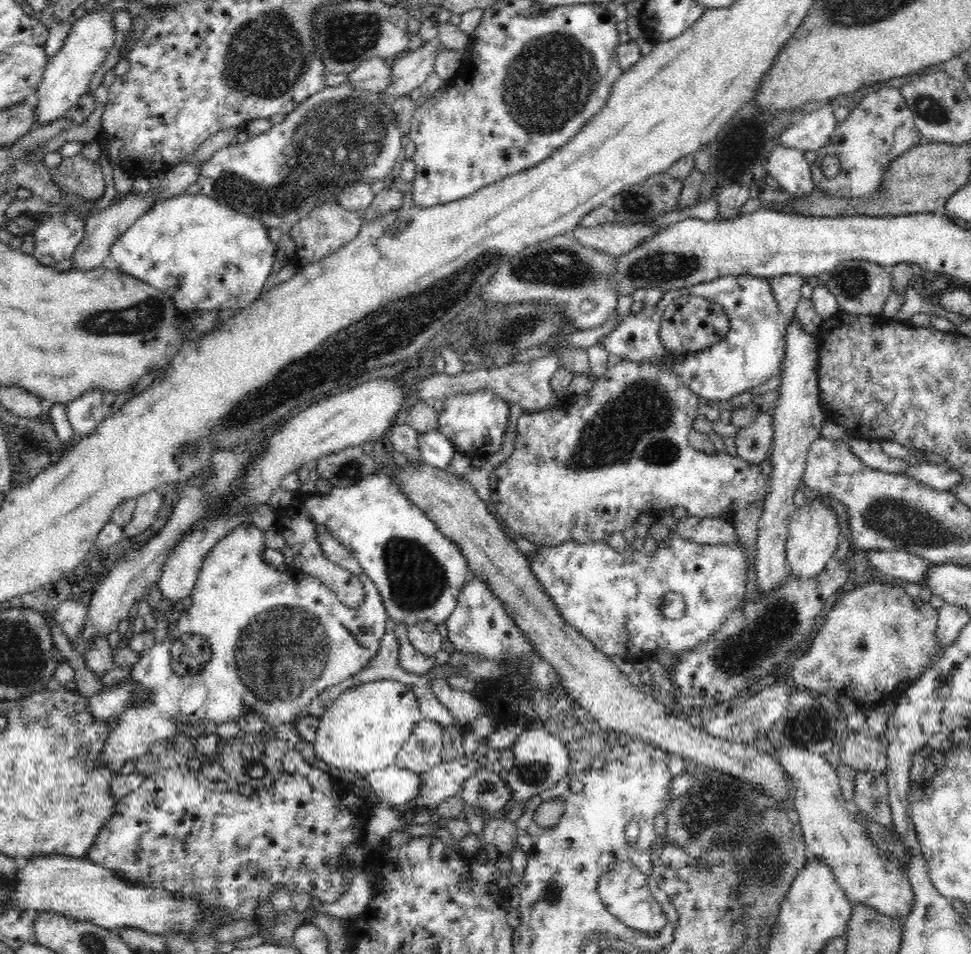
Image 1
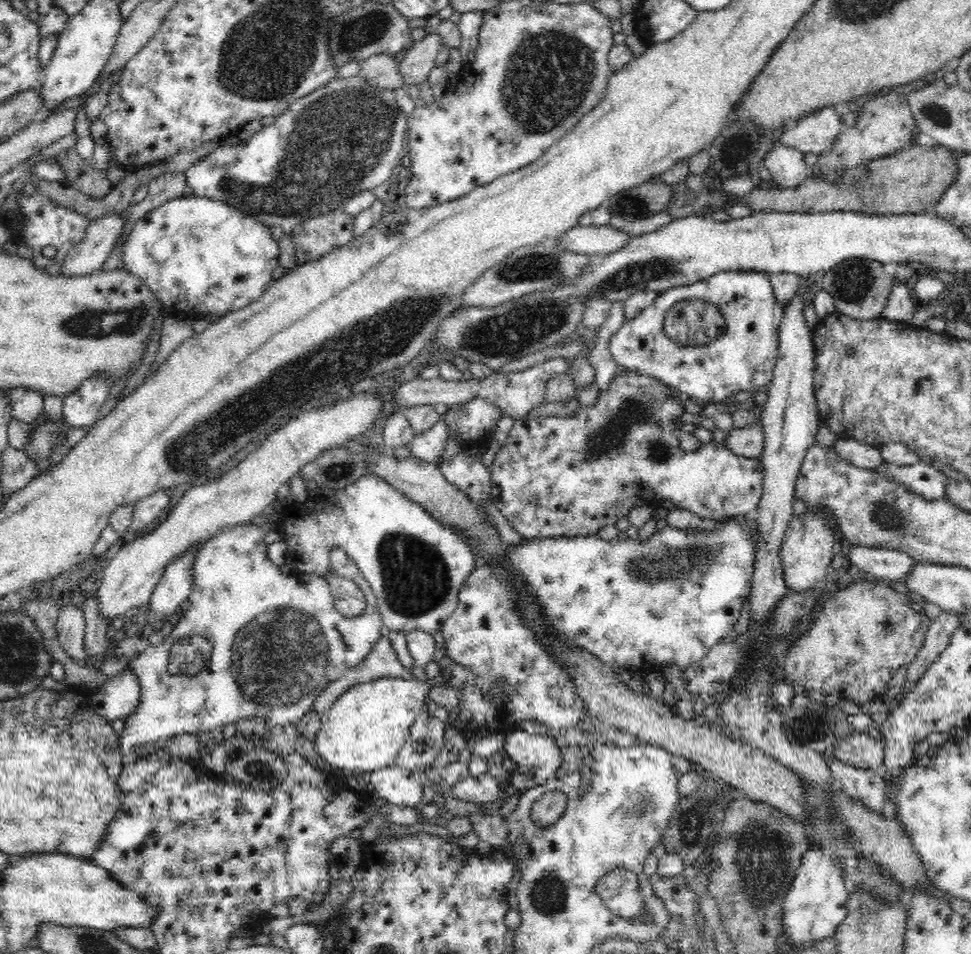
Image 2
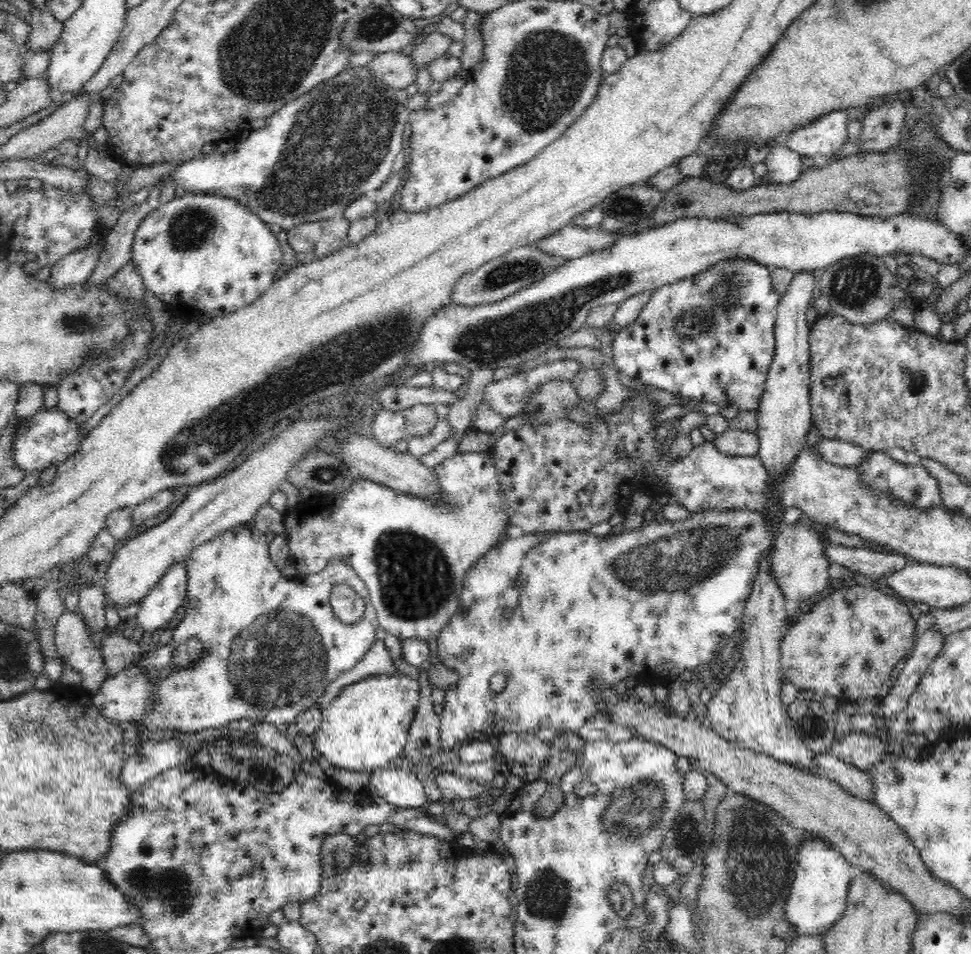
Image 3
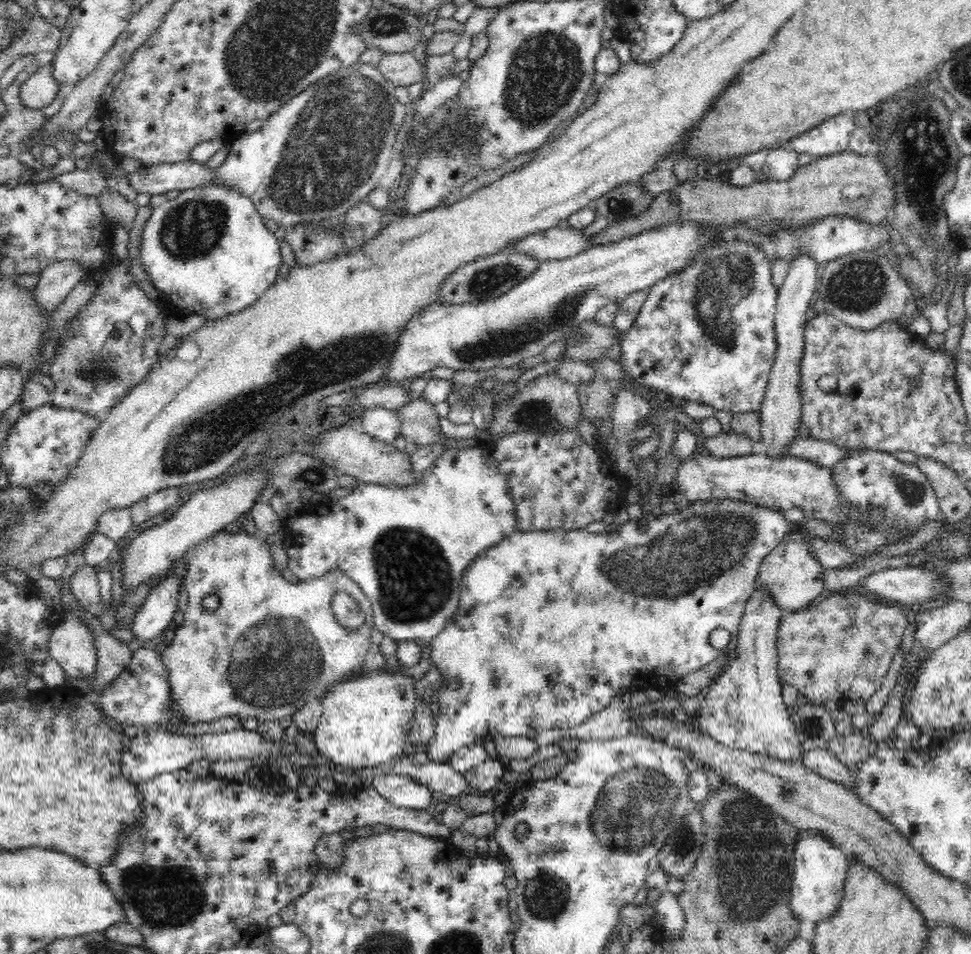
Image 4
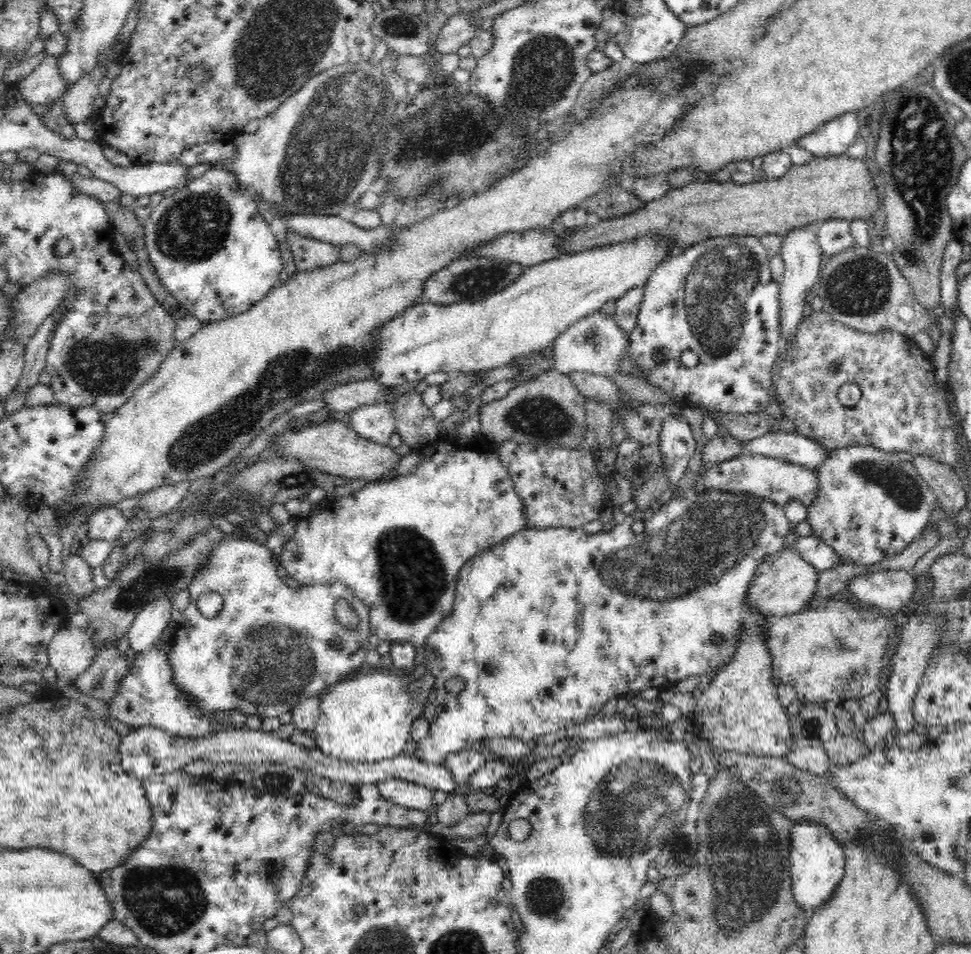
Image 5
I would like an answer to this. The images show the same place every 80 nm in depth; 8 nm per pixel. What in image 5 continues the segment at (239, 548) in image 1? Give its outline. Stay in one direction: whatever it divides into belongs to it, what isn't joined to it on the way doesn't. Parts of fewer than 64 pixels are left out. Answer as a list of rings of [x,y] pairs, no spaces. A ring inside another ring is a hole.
[[[235,533],[233,535],[228,534],[224,536],[224,540],[220,540],[220,542],[212,548],[212,554],[208,556],[208,562],[202,566],[202,570],[198,572],[198,576],[196,576],[196,578],[190,582],[190,586],[188,586],[190,593],[189,604],[182,612],[182,620],[175,628],[172,645],[166,652],[168,661],[170,661],[170,665],[172,665],[172,675],[174,675],[176,685],[178,685],[184,693],[192,696],[194,705],[196,705],[198,709],[202,709],[207,716],[212,713],[230,712],[231,710],[238,709],[245,713],[246,716],[253,715],[259,717],[262,721],[266,718],[278,718],[283,712],[291,712],[299,702],[302,702],[308,697],[321,697],[325,690],[336,683],[340,683],[341,678],[344,678],[346,674],[350,674],[354,668],[358,668],[358,666],[361,666],[365,661],[366,653],[368,652],[368,636],[370,636],[371,633],[369,629],[370,617],[368,605],[364,604],[355,595],[353,590],[350,590],[340,582],[334,582],[334,584],[308,584],[308,586],[301,586],[299,589],[290,589],[278,575],[272,558],[272,553],[268,550],[268,547],[262,545],[256,539],[238,537]],[[210,591],[221,594],[223,607],[217,616],[206,618],[198,611],[196,601],[202,592]],[[338,600],[345,600],[353,606],[353,609],[360,619],[356,628],[346,628],[338,622],[335,615],[335,604]],[[333,638],[344,640],[344,644],[342,644],[342,646],[333,646],[333,642],[331,642]]]

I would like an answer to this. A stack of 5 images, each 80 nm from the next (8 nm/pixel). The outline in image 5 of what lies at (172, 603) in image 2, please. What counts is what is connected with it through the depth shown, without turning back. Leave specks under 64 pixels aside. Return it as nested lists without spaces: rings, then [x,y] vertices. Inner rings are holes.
[[[171,596],[156,598],[136,615],[127,631],[129,646],[136,655],[154,648],[154,644],[160,640],[171,620],[172,601]]]

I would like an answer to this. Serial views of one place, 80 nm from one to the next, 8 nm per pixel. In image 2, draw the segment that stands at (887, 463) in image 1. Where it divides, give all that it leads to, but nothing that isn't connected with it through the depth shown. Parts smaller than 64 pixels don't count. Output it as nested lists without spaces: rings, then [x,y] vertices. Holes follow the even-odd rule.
[[[838,438],[833,449],[839,460],[845,460],[860,468],[877,470],[885,460],[880,455],[880,448],[854,439]]]

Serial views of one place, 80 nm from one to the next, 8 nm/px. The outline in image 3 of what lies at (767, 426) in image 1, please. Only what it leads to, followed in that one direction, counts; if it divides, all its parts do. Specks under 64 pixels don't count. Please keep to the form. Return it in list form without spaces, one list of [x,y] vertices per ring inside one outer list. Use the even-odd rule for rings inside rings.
[[[729,426],[721,435],[716,435],[711,443],[724,454],[730,456],[754,456],[759,454],[757,432],[746,432]]]

